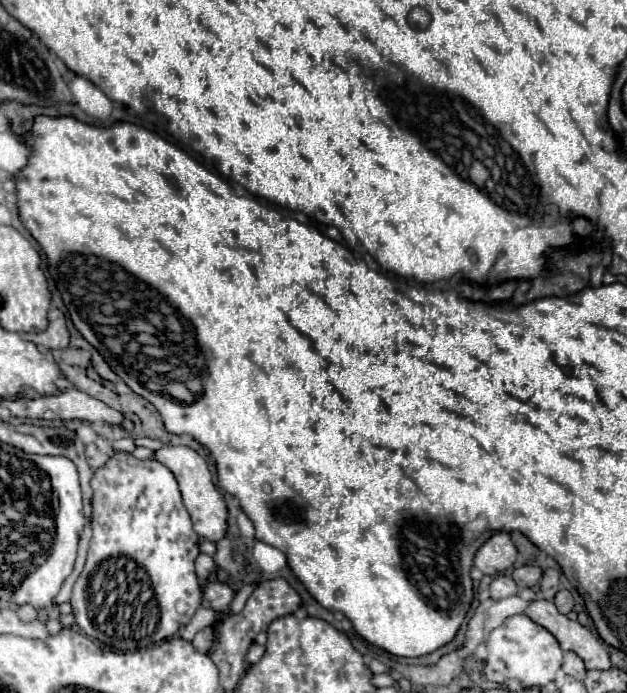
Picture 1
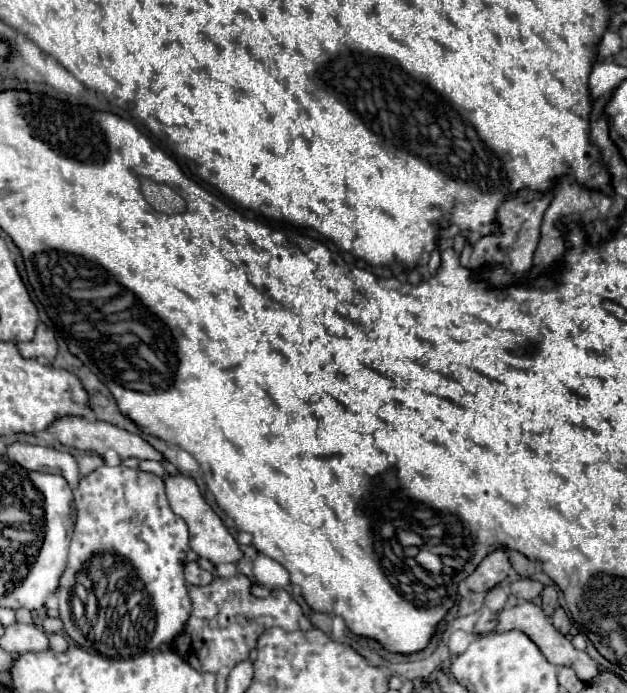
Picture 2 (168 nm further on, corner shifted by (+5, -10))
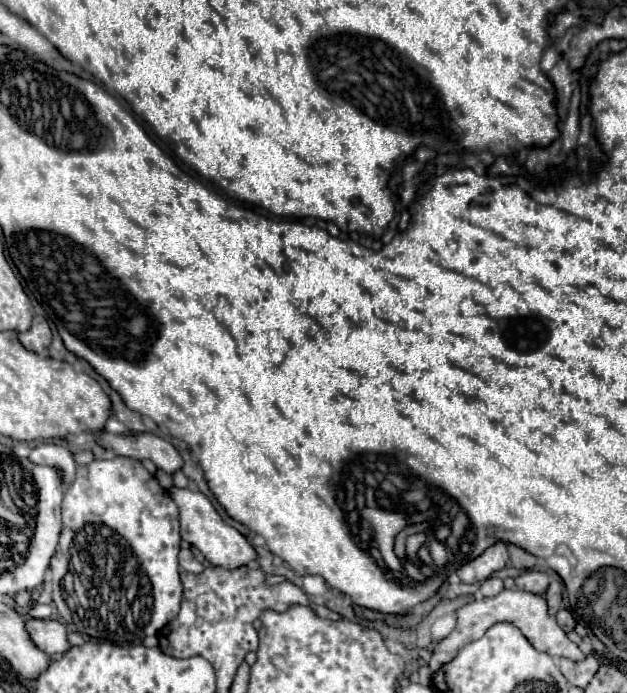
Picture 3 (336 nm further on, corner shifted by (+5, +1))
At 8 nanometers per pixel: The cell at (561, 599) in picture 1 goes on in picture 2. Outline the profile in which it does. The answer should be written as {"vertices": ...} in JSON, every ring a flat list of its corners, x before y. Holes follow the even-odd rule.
{"vertices":[[557,608,557,610,555,610,555,614,551,616,551,622,553,622,553,626,555,626,563,636,567,636,567,634,569,634,571,620,567,618,567,614,565,614,565,610,563,610,563,608]]}

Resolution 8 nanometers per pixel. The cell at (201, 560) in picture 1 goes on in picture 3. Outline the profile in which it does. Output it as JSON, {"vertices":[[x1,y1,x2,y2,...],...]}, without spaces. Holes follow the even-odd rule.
{"vertices":[[183,547,181,551,179,551,179,565,181,565,181,569,185,569,185,571,189,571,189,573,201,573,205,567,193,557,193,553,191,553,191,549,187,549,187,547]]}

